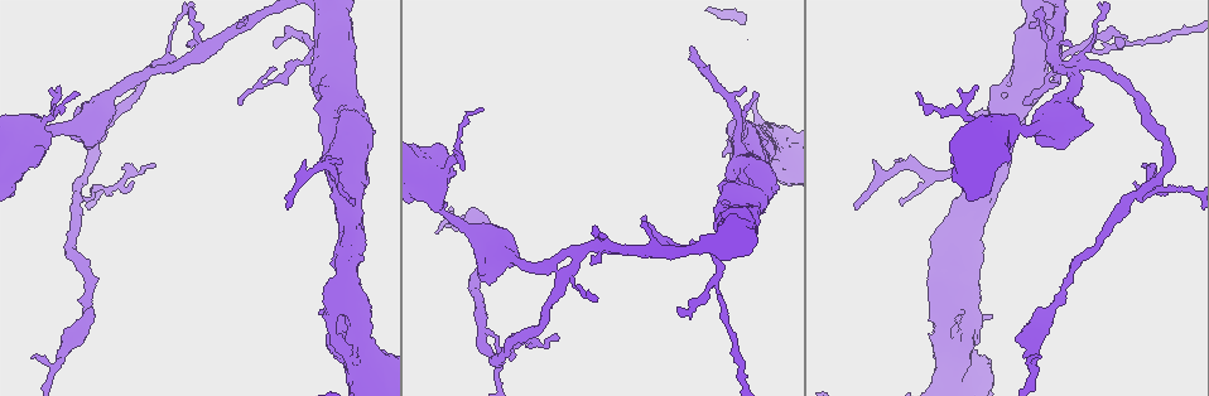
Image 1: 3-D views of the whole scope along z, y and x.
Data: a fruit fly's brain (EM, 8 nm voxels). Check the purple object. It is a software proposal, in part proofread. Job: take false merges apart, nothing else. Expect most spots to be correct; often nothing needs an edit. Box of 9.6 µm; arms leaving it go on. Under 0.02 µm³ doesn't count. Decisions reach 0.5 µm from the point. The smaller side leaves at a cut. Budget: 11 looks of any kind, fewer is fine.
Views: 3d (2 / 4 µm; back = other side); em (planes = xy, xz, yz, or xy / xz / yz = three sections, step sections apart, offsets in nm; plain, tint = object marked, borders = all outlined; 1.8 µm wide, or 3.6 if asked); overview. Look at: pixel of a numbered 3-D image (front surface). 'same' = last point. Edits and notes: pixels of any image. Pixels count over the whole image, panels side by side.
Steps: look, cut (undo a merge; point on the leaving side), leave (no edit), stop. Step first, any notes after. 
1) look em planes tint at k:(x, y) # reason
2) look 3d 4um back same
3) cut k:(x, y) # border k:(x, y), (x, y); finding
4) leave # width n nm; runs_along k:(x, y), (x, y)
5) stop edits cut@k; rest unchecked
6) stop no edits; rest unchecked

look em planes tint at 1:(79, 194) # a fork

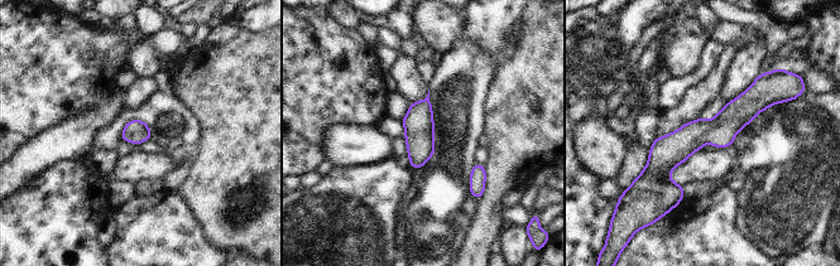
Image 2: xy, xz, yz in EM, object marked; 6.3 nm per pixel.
leave # width 160 nm; runs_along 2:(771, 92), (644, 174); all the same neuron

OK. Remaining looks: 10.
look em 3.6um yz step 4 tint at 1:(1037, 65) # abrupt turn

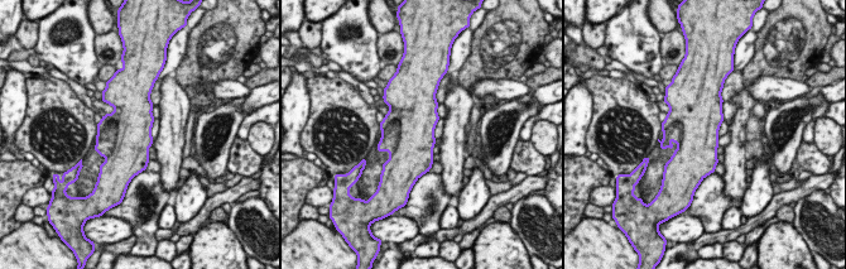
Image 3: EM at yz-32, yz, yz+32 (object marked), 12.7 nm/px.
leave # continuous, no second neuron

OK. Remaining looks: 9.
look 3d 4um at 1:(147, 75) # abrupt turn

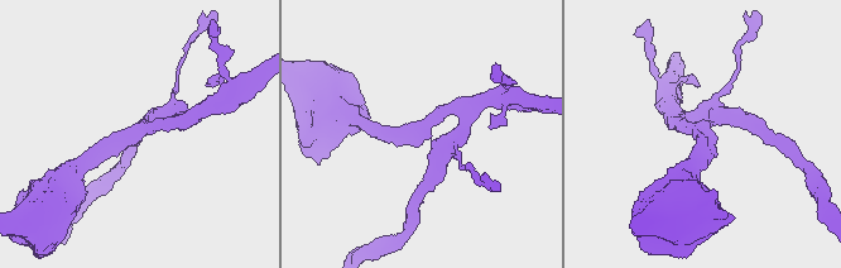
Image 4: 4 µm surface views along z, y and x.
look em xz step 8 plain at 4:(425, 129)

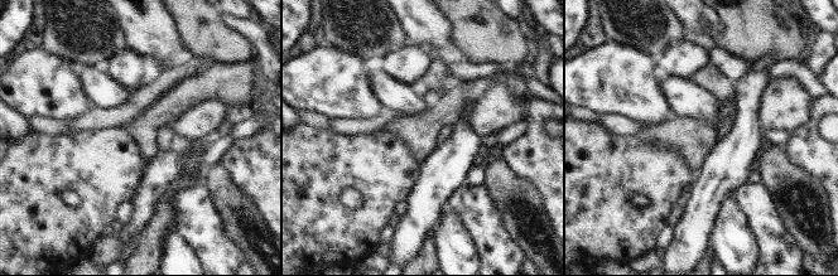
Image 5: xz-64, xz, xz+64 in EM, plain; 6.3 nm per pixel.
look em xz step 8 tint same

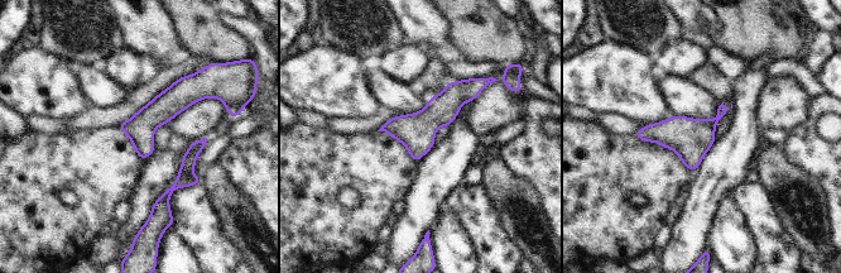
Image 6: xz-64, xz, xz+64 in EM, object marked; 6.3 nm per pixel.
leave # runs_along 6:(479, 86), (421, 127), (384, 128); all the same neuron

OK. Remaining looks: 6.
look em planes tint at 1:(431, 187)

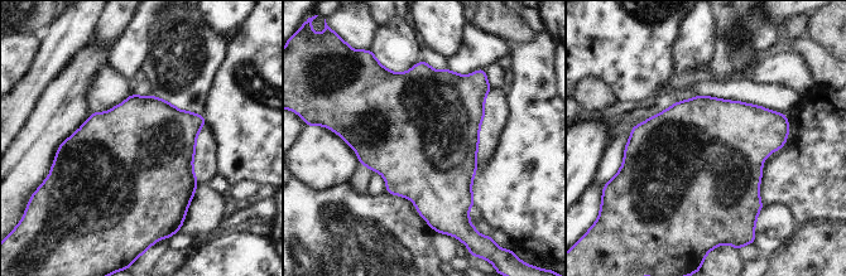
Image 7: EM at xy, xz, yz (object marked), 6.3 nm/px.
leave # one neuron here

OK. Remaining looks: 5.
stop no edits; rest unchecked

